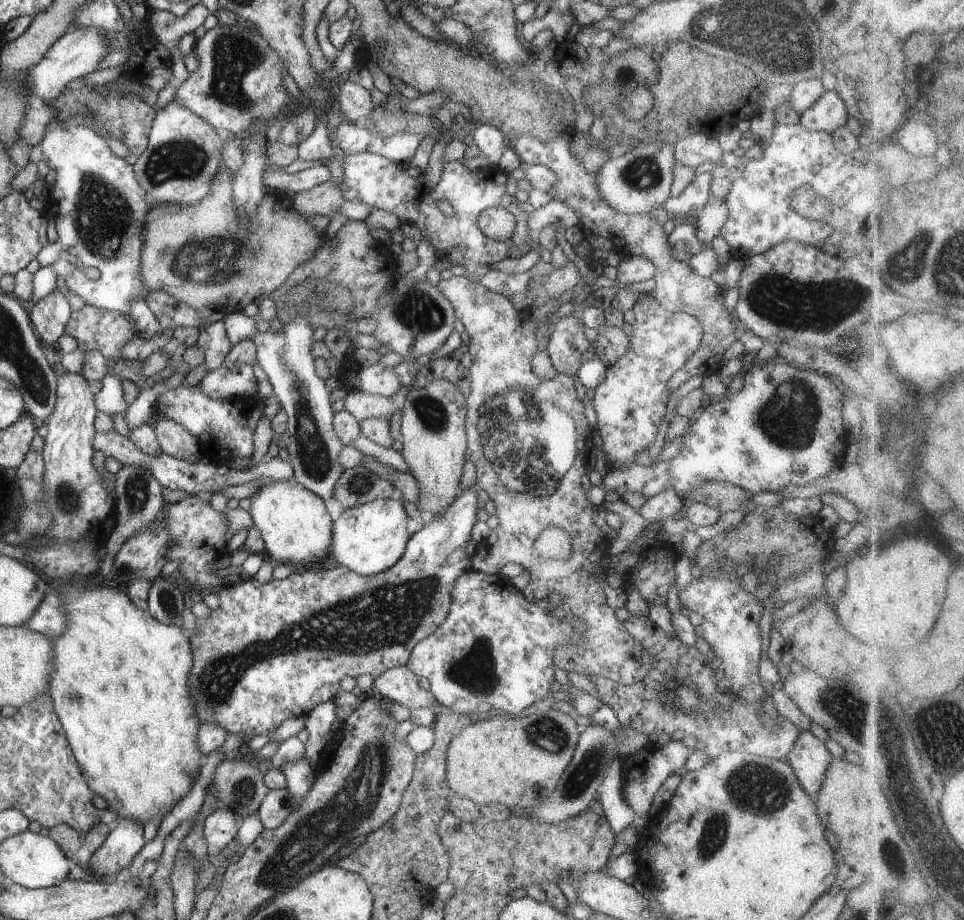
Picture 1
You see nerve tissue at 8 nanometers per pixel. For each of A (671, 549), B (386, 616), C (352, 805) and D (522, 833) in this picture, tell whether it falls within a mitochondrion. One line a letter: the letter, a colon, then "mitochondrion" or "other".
A: other
B: mitochondrion
C: mitochondrion
D: other

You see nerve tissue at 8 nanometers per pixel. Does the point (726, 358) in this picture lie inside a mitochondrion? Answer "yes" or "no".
no

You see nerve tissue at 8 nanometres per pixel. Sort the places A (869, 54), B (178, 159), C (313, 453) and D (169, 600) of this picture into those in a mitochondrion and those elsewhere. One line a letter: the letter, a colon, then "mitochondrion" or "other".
A: other
B: mitochondrion
C: mitochondrion
D: mitochondrion

